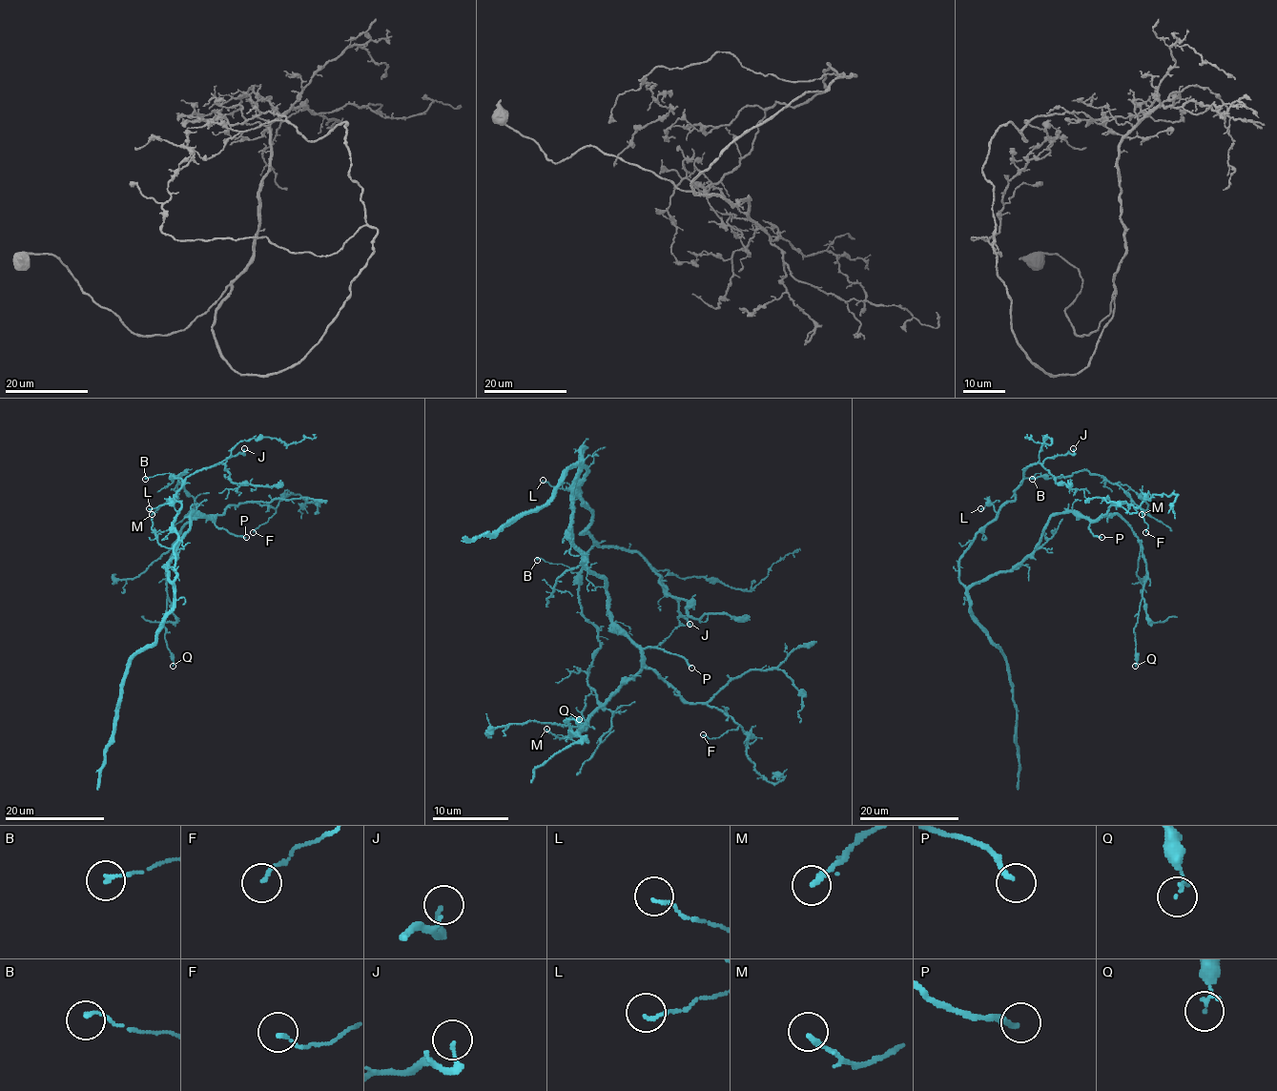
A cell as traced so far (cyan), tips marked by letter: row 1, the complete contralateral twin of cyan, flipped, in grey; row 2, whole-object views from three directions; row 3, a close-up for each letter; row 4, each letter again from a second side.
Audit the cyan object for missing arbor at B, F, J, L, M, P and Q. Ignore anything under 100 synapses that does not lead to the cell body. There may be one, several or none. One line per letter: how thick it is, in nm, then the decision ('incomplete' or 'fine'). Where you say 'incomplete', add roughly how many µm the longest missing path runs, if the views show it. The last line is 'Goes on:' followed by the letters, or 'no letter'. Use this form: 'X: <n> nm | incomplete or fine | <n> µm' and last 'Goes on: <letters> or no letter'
B: 120 nm | fine
F: 110 nm | fine
J: 90 nm | fine
L: 120 nm | fine
M: 130 nm | fine
P: 200 nm | fine
Q: 140 nm | fine
Goes on: no letter

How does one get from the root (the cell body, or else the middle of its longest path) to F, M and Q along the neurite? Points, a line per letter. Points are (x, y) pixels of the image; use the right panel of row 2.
F: (989, 575), (1013, 571), (1056, 514), (1079, 512), (1098, 519), (1110, 505), (1125, 502), (1142, 510), (1145, 532)
M: (989, 575), (965, 586), (959, 558), (1025, 479), (1087, 469), (1129, 485), (1147, 504), (1142, 514)
Q: (989, 575), (1013, 571), (1052, 516), (1118, 514), (1138, 539), (1146, 567), (1134, 628), (1135, 666)

